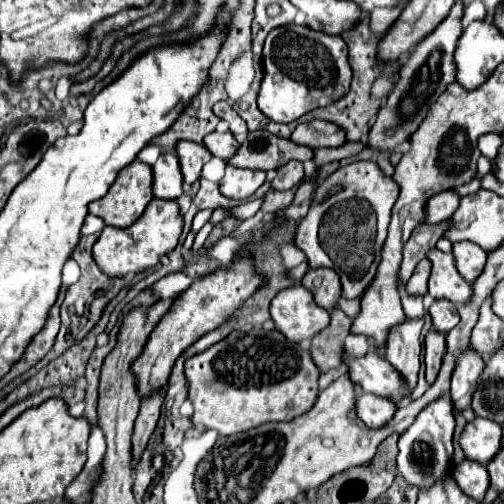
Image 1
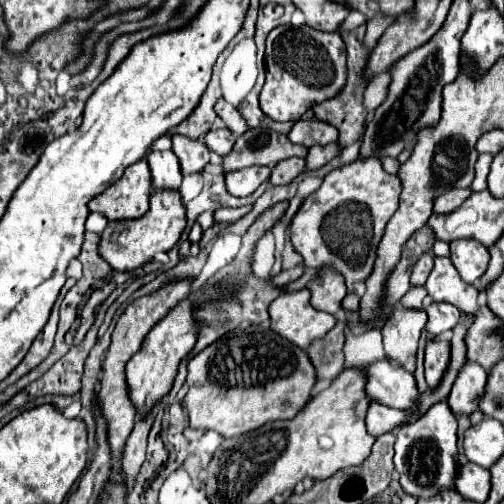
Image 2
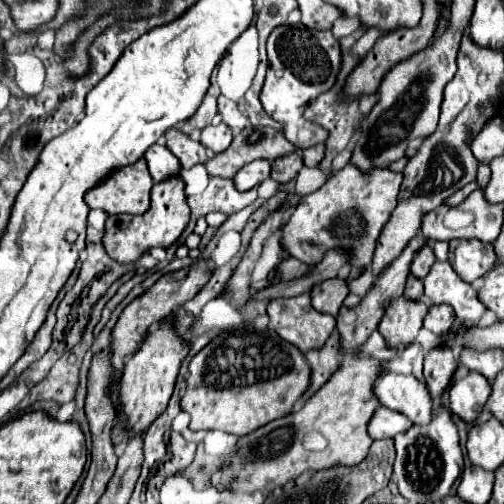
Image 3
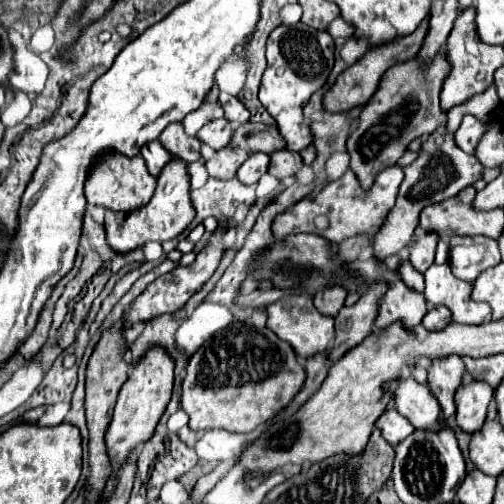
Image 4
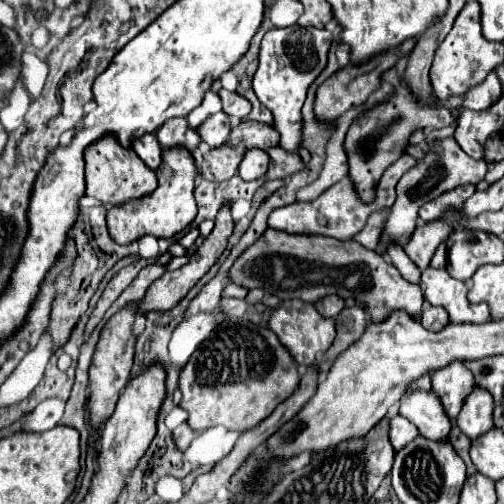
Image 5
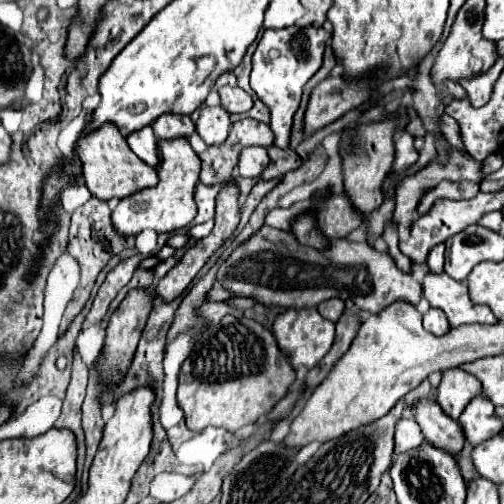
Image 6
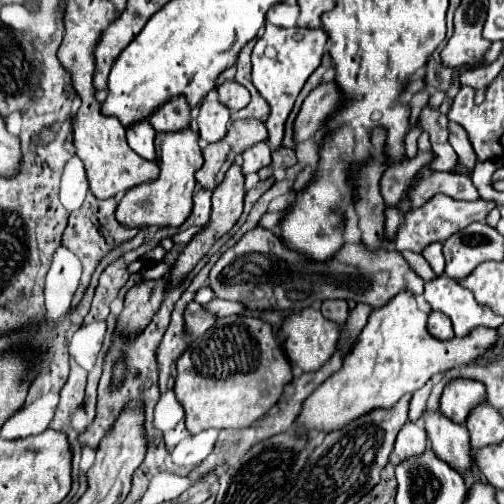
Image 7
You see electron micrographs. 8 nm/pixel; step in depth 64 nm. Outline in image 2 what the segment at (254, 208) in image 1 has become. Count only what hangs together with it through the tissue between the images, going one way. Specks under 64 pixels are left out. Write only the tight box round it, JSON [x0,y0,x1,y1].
[214,206,250,222]

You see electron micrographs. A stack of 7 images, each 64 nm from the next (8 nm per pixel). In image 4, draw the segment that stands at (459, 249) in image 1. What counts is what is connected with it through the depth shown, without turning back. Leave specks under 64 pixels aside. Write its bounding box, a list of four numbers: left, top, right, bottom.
[448,236,500,282]

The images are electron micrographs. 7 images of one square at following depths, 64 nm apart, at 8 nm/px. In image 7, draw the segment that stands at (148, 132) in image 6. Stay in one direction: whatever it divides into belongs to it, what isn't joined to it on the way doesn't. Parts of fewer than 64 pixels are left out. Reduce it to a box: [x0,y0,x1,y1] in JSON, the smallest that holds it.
[126,120,156,160]

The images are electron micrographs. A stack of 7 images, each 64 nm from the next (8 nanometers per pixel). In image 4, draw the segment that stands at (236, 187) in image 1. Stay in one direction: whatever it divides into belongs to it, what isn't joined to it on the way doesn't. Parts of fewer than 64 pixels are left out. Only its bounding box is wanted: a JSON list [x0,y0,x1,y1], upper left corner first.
[238,152,270,184]

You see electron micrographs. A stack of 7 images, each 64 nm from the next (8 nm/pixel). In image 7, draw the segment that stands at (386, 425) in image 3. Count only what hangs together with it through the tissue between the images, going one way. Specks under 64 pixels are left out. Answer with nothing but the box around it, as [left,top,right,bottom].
[394,422,428,462]

